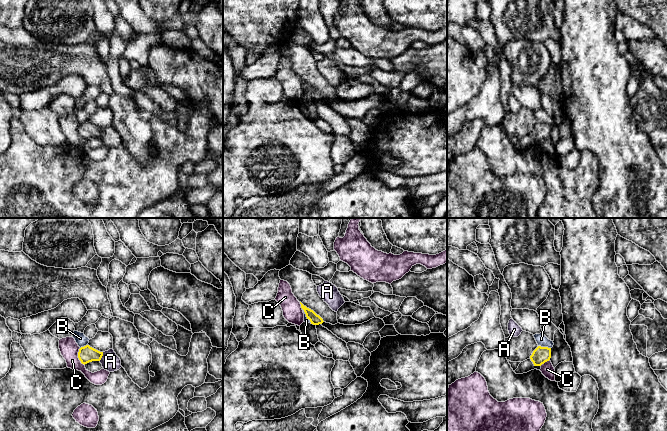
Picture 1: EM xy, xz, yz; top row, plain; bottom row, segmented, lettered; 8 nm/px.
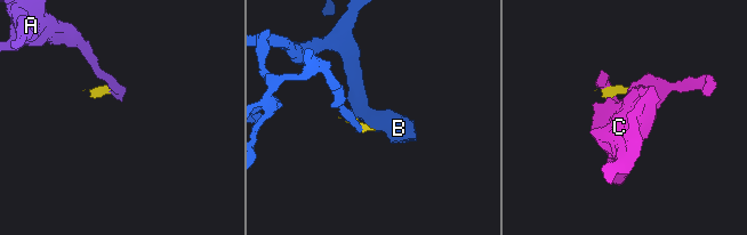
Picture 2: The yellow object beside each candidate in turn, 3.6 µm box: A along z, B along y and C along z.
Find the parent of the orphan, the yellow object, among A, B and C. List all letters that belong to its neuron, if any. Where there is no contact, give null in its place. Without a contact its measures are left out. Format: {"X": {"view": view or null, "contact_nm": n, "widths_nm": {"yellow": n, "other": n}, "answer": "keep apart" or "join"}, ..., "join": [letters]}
{"A": {"view": "xy", "contact_nm": 80, "widths_nm": {"yellow": 140, "other": 150}, "answer": "keep apart"}, "B": {"view": "yz", "contact_nm": 110, "widths_nm": {"yellow": 140, "other": 90}, "answer": "keep apart"}, "C": {"view": "xy", "contact_nm": 150, "widths_nm": {"yellow": 140, "other": 150}, "answer": "keep apart"}, "join": []}

